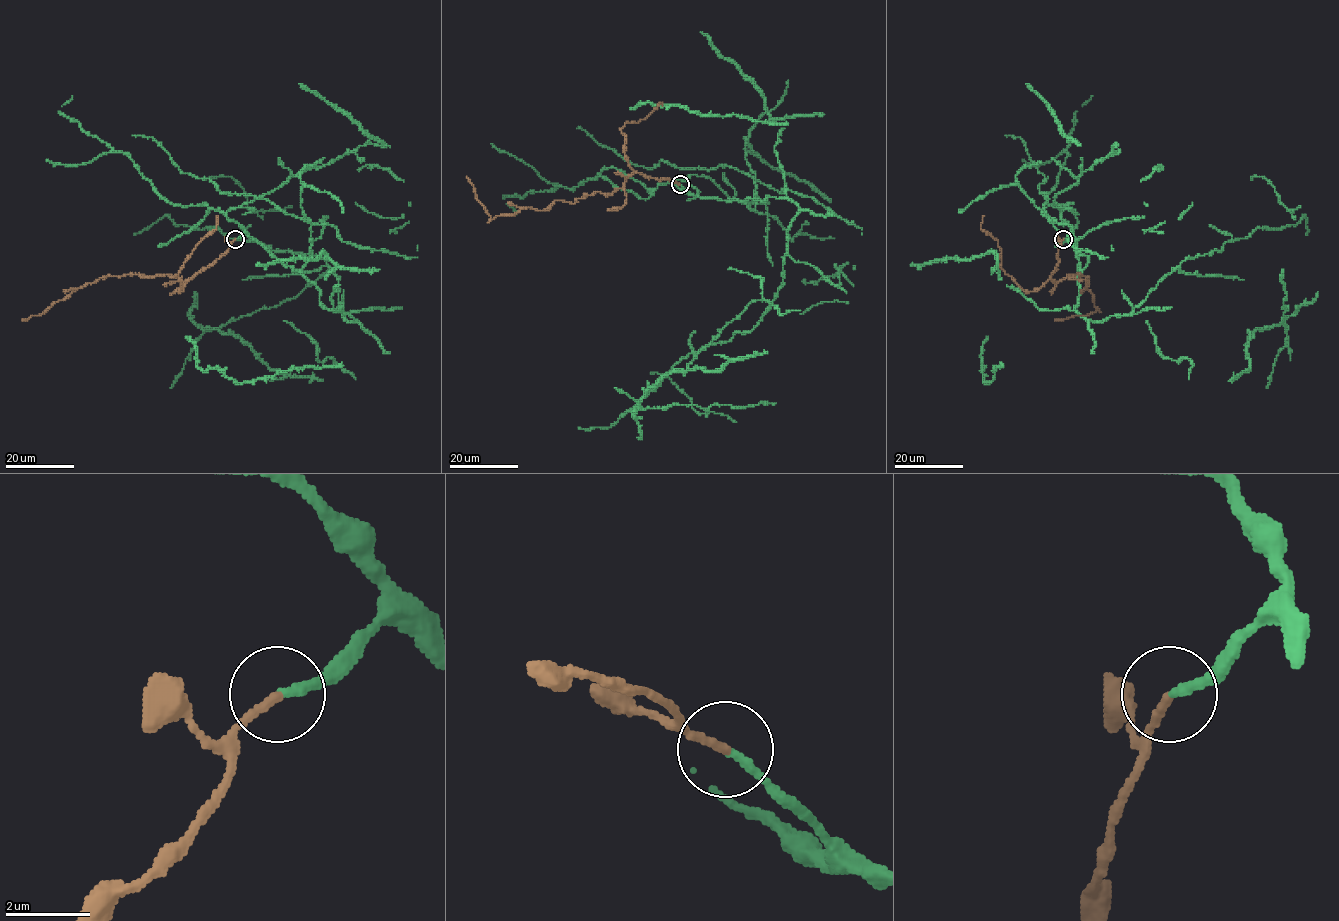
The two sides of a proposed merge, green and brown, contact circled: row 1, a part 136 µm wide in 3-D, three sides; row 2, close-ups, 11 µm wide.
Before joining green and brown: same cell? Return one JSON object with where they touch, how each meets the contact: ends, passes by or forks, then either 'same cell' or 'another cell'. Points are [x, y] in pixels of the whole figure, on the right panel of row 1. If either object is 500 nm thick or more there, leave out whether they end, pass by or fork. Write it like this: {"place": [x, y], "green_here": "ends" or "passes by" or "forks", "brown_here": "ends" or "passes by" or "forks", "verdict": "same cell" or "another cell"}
{"place": [1063, 239], "green_here": "ends", "brown_here": "ends", "verdict": "same cell"}

